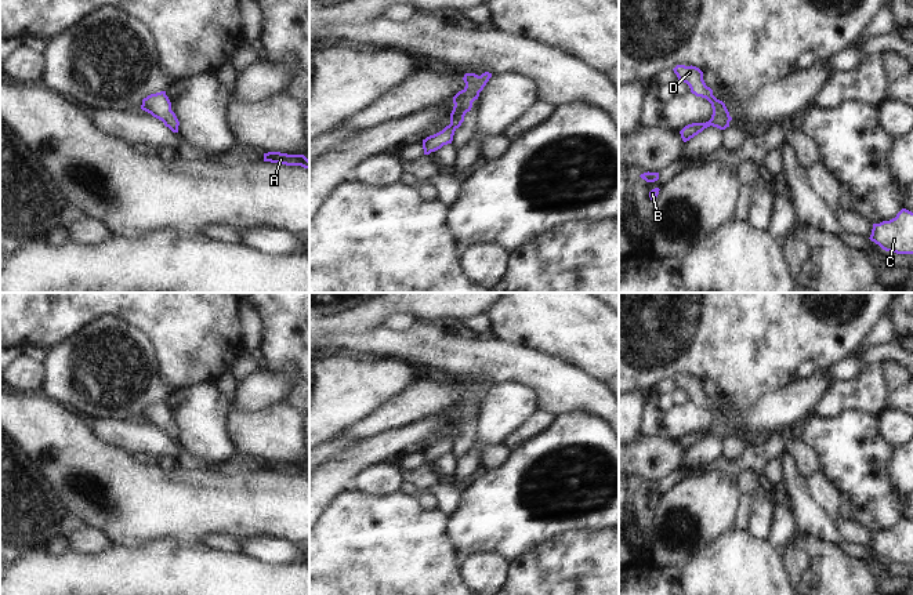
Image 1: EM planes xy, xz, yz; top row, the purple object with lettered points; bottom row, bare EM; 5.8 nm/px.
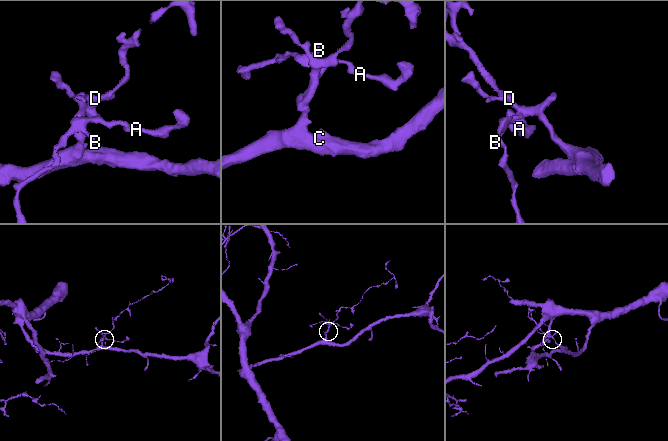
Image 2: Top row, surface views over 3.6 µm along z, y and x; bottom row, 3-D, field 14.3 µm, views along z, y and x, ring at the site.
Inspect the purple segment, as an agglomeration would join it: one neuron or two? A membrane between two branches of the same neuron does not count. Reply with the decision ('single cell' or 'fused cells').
single cell

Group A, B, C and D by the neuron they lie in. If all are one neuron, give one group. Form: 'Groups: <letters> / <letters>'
Groups: A B C D

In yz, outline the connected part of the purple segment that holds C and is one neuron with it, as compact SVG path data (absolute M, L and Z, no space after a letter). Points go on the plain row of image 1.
M902 518L895 527L873 533L872 551L896 563L913 563L913 522Z

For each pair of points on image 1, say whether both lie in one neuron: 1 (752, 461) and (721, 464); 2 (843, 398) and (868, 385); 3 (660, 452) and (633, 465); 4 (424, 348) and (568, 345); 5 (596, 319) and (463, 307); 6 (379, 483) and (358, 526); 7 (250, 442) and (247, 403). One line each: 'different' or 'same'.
1: same
2: same
3: same
4: different
5: different
6: different
7: different

